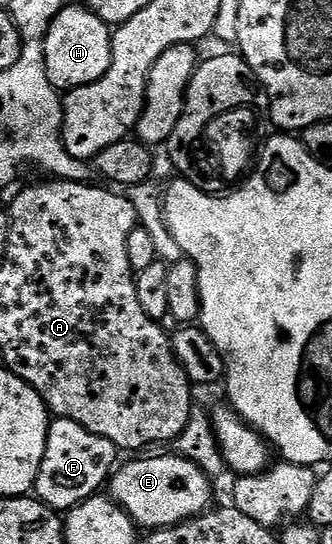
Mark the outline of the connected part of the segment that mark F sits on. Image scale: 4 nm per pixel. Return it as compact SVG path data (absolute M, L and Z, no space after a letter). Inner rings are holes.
M55 418L47 428L45 456L37 472L34 497L51 510L66 512L86 498L96 497L99 490L108 485L109 479L120 461L121 451L115 443L99 434L89 432L81 424L68 418ZM116 461L116 462L115 462Z

